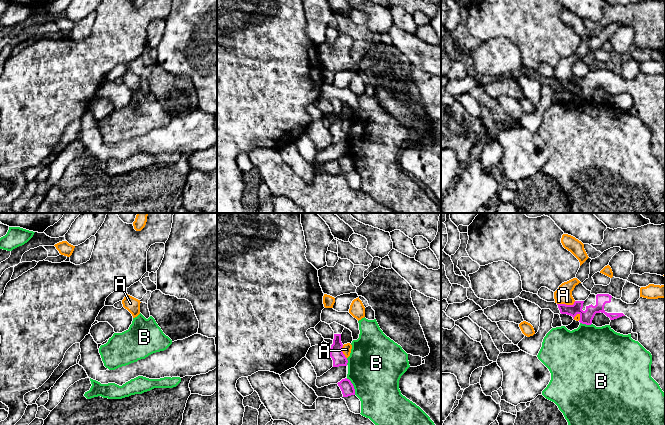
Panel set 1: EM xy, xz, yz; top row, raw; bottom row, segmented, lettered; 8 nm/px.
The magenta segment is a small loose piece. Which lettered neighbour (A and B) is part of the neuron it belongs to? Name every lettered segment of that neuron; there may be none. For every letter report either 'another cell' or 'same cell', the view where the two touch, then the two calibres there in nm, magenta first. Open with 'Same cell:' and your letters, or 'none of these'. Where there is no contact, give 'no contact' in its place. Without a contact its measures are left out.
Same cell: none of these
A: another cell; contact in yz; calibres 110 and 140 nm
B: another cell; contact in xz; calibres 110 and 440 nm

